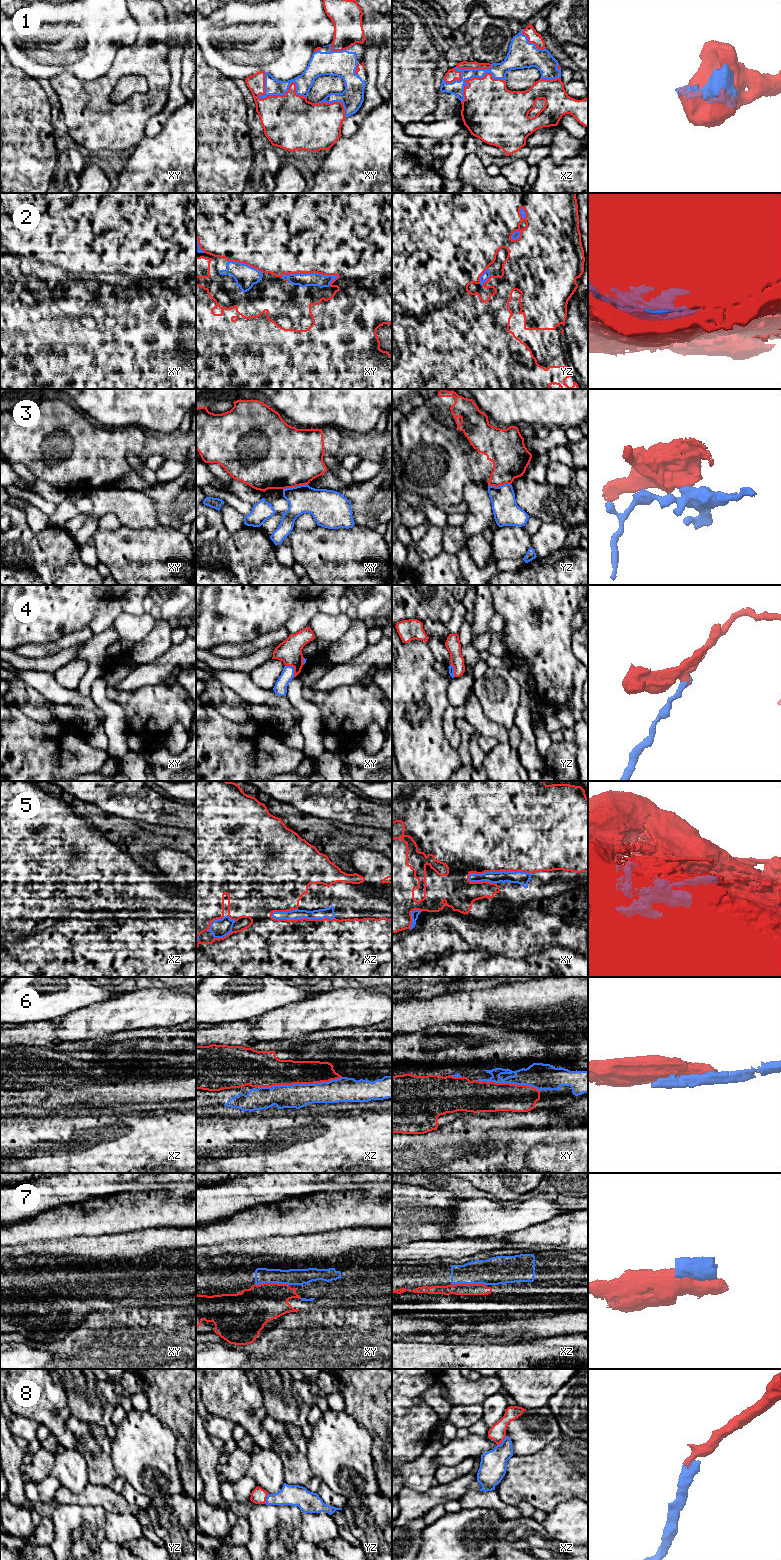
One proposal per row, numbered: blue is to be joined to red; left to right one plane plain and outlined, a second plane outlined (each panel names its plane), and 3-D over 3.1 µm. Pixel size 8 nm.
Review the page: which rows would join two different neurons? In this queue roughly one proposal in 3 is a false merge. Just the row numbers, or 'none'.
3, 7

